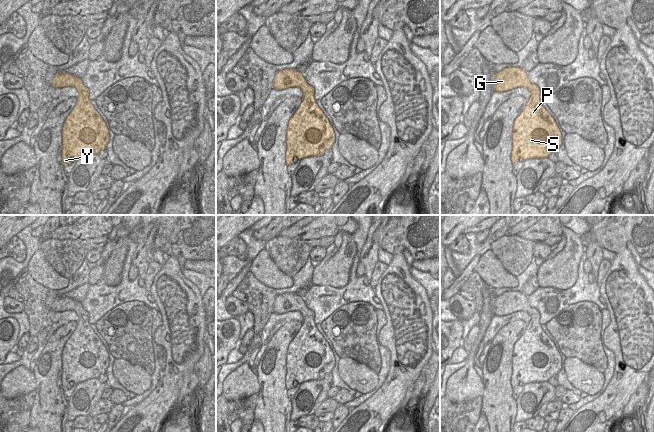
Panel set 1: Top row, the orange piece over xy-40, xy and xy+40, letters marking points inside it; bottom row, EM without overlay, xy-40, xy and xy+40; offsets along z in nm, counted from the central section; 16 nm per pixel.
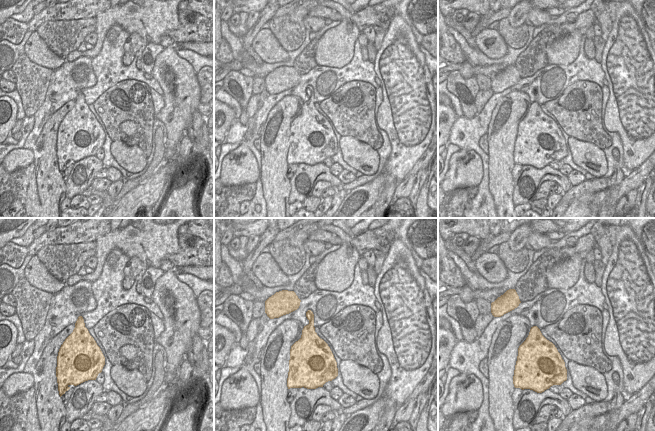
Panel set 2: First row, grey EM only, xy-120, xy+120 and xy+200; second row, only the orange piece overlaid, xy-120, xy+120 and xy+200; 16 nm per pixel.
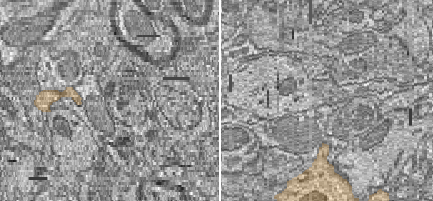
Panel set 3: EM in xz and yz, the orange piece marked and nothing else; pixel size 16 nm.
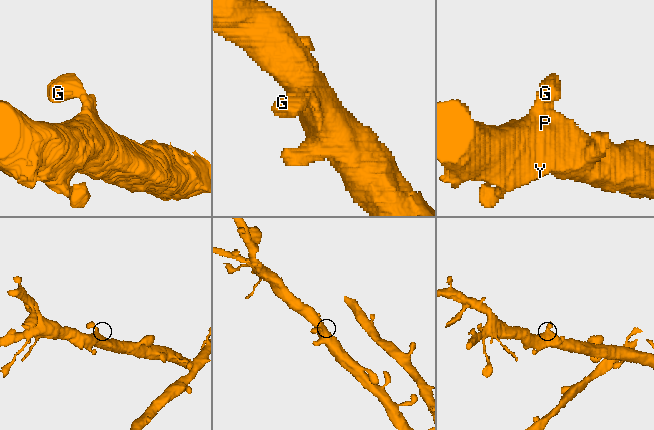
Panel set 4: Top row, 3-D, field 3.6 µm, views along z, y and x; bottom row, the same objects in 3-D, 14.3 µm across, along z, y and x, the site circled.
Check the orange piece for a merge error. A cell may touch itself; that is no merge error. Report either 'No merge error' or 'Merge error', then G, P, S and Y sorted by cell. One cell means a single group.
No merge error. Groups: G P S Y

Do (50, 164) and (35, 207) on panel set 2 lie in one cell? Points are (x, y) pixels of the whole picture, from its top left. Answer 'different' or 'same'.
same

